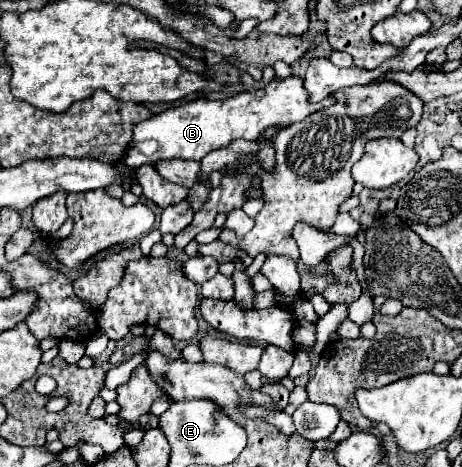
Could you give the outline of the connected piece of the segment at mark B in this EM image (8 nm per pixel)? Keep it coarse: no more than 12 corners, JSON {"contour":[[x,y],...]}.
{"contour":[[292,75],[136,125],[122,163],[200,161],[328,107]]}

